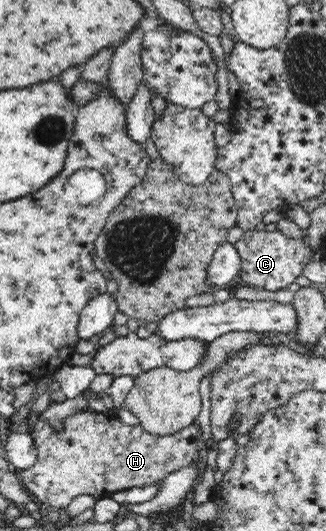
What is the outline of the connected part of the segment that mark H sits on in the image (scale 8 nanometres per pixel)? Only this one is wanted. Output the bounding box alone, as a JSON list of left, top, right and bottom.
[17,410,201,510]

